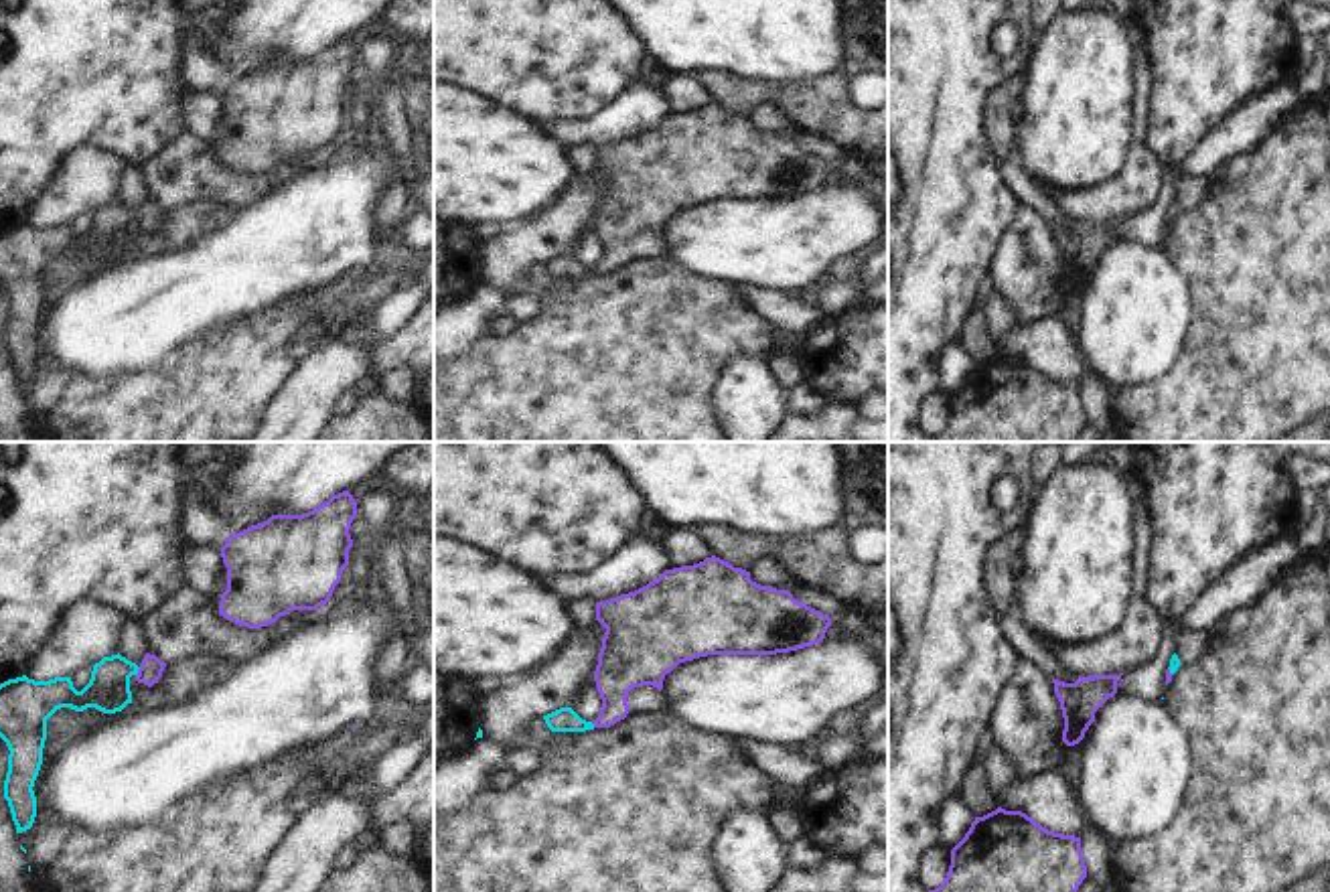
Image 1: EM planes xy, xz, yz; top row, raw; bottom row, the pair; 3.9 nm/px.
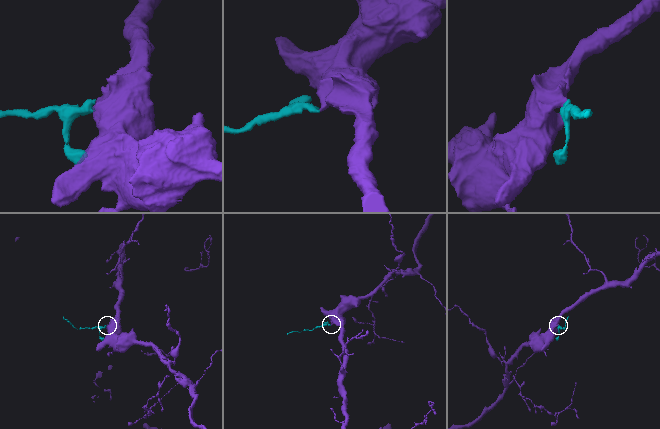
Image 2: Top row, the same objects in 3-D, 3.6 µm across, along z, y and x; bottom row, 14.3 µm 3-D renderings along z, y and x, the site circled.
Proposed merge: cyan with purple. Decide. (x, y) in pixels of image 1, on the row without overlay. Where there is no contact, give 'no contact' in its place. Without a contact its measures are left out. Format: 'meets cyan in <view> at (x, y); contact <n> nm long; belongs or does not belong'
meets cyan in xy at (136, 217); contact 40 nm long; belongs

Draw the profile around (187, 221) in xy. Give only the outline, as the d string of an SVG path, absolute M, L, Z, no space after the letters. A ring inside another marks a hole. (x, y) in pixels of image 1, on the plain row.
M193 199L166 209L162 223L152 231L130 227L132 247L122 255L152 255L187 247L207 231L219 227L235 211L231 203Z

